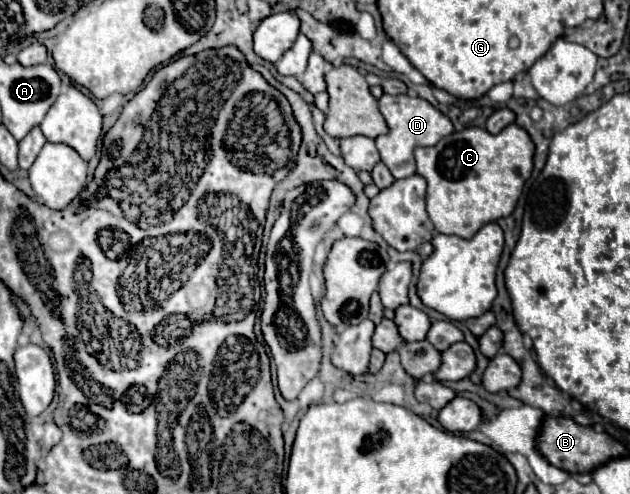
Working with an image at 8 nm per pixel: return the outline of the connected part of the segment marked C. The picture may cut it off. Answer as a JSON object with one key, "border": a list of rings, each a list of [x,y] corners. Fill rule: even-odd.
{"border":[[[516,123],[498,135],[482,127],[468,127],[444,137],[434,147],[418,147],[414,157],[418,173],[428,181],[428,217],[436,233],[470,239],[482,225],[512,215],[524,183],[532,175],[534,143]]]}

